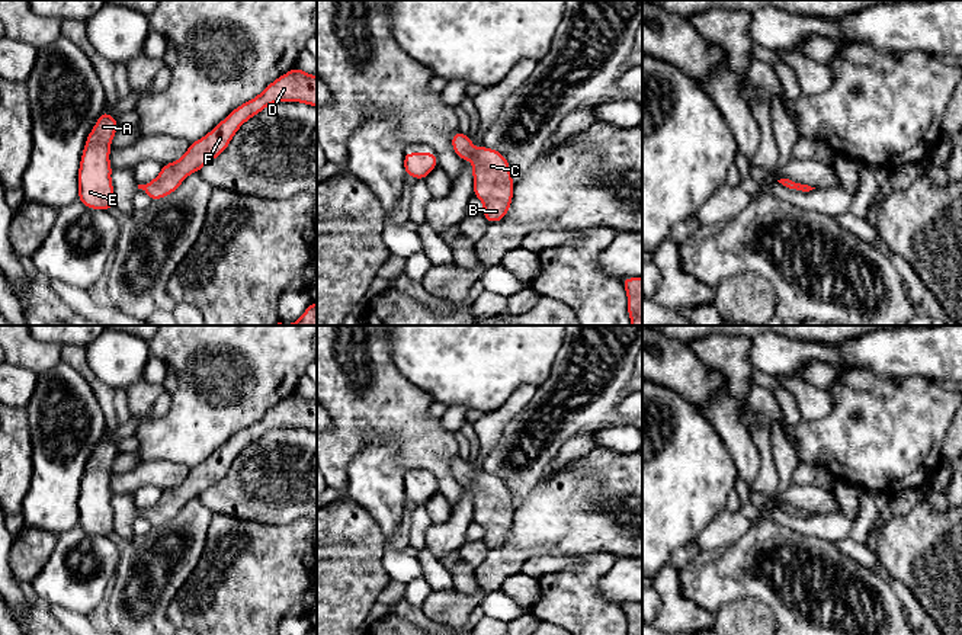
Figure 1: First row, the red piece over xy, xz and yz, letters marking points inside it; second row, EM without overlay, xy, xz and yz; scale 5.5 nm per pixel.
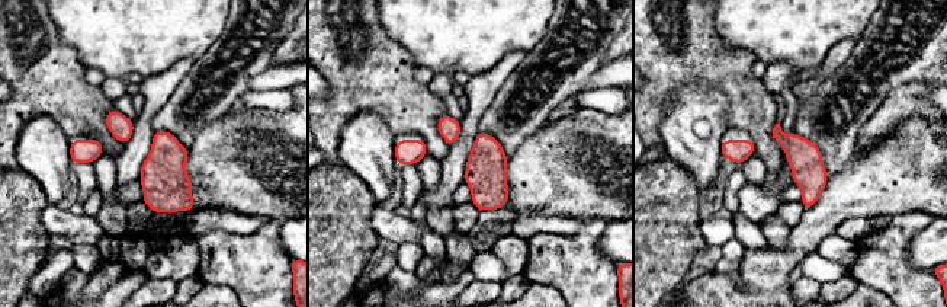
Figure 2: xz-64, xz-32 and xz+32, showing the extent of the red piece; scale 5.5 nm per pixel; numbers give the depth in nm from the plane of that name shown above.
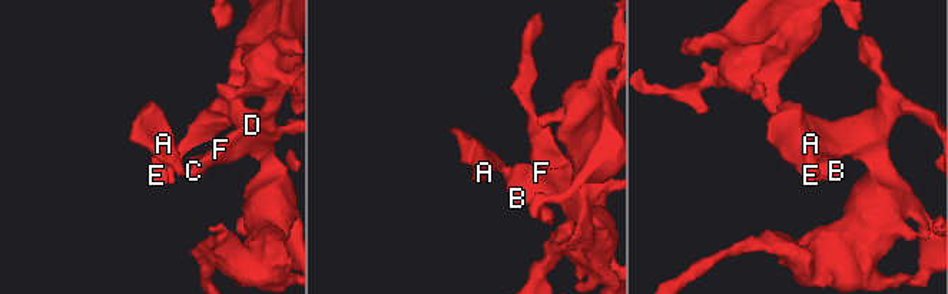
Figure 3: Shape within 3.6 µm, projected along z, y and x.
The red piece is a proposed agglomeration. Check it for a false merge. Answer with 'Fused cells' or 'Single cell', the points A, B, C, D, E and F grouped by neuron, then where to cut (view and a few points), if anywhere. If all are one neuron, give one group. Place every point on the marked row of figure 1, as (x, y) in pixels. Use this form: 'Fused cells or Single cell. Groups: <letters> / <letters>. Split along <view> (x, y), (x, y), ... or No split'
Single cell. Groups: A B C D E F. No split

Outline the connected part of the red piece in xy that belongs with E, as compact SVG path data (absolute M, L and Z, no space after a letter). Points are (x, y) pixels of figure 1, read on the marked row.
M106 110L90 131L78 167L78 201L92 209L113 208L112 166L109 163L110 142L118 131L116 118Z

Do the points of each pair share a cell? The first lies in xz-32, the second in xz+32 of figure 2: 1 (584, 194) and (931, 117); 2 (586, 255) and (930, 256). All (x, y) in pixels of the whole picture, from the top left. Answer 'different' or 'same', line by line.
1: different
2: different

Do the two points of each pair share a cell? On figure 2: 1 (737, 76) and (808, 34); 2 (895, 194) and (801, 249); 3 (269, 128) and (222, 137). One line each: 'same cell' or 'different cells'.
1: different cells
2: same cell
3: same cell

